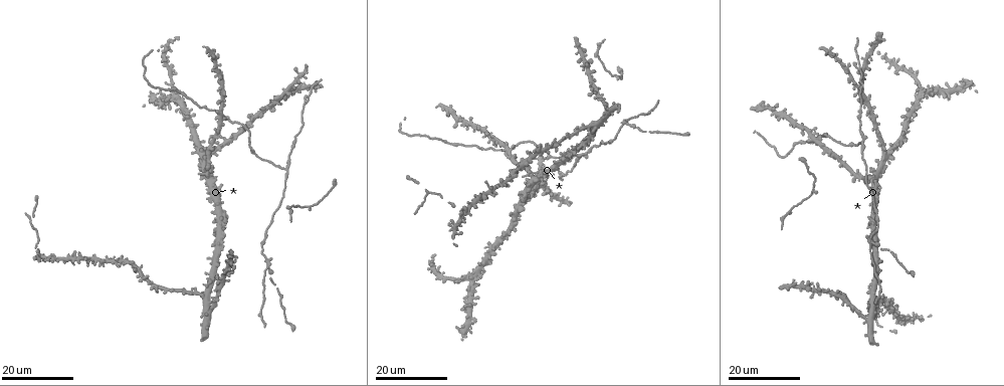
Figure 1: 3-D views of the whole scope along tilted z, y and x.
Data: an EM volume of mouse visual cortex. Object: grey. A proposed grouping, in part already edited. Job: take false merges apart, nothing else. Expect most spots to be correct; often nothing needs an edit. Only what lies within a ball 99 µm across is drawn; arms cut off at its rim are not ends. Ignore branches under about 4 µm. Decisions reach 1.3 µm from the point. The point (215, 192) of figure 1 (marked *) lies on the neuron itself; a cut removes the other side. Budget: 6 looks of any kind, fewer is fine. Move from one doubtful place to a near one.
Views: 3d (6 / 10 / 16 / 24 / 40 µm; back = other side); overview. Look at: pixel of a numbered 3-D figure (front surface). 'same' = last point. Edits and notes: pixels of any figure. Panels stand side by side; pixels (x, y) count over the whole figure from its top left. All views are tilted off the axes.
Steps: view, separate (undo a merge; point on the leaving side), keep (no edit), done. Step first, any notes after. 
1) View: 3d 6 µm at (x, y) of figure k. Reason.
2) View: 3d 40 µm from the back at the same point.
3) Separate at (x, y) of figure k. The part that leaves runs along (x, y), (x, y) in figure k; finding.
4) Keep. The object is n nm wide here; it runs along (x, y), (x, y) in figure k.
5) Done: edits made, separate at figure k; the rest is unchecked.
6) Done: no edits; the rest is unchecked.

View: 3d 24 µm at (862, 142) of figure 1. Looks like a crossing.

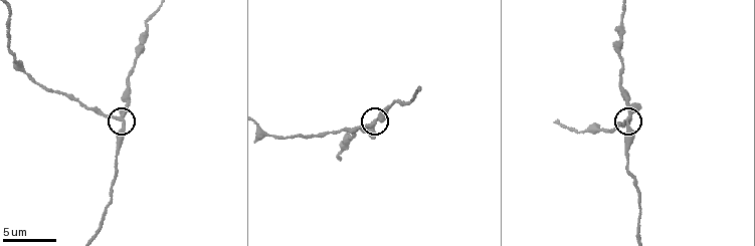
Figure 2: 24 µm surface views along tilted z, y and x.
View: 3d 6 µm at (120, 118) of figure 2. Zoom in.

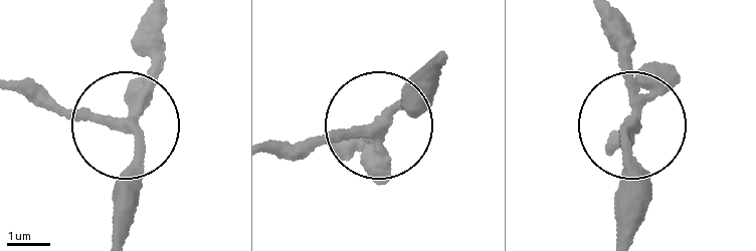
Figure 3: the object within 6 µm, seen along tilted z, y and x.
Keep. 4 arms meet here; it runs along (613, 140), (639, 123), (624, 25) in figure 3; all the same neuron.

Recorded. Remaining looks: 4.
View: 3d 16 µm at (311, 207) of figure 1. Arms part here.

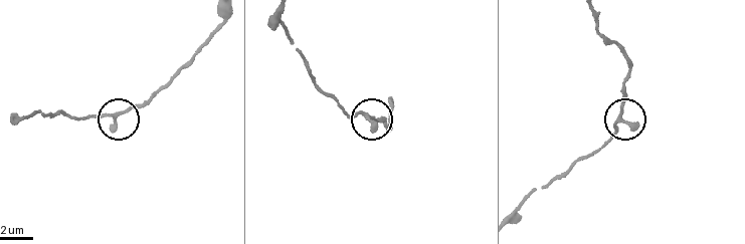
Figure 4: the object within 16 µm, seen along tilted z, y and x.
View: 3d 10 µm at (365, 116) of figure 4.

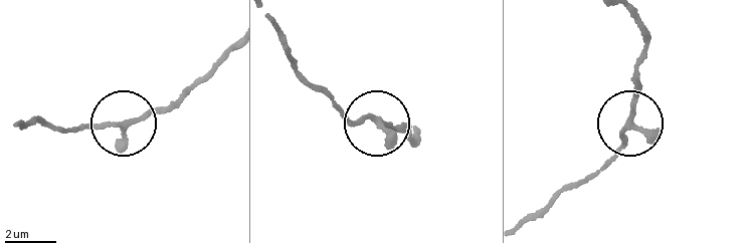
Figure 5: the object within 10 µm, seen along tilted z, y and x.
Keep. 3 arms meet here; continuous, no second neuron.

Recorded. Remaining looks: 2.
View: 3d 24 µm at (628, 123) of figure 1. Four or more arms meet.

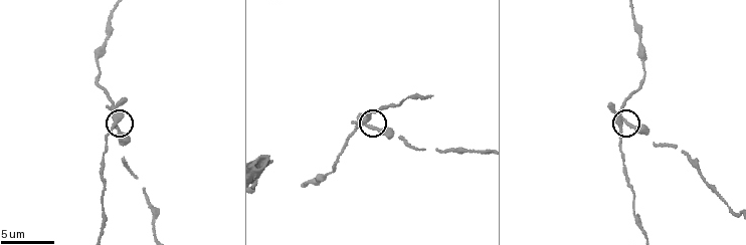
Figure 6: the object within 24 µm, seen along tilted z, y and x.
View: 3d 10 µm at (624, 124) of figure 6.

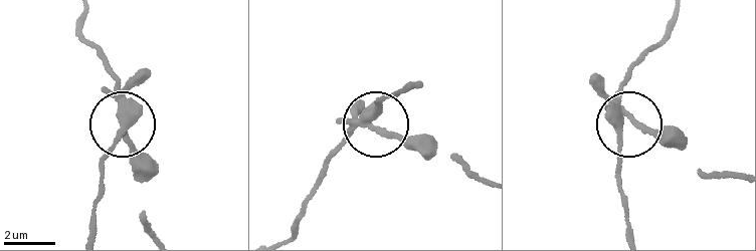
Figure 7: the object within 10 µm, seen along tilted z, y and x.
Keep. Continuous, no second neuron.

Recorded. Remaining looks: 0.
Done: no edits; the rest is unchecked.

